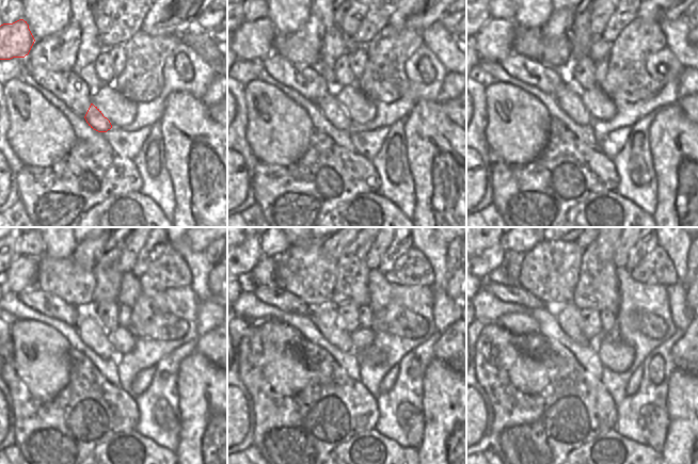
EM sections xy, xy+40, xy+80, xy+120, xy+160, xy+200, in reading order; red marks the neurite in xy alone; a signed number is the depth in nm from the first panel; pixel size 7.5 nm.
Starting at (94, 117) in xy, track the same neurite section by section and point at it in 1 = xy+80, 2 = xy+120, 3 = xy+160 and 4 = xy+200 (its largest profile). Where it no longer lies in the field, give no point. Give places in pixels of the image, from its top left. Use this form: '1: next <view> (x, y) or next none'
1: next xy+80 (569, 99)
2: next xy+120 (92, 334)
3: next xy+160 (329, 324)
4: next xy+200 (569, 321)

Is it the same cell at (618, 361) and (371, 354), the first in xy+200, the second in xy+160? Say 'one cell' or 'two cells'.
one cell

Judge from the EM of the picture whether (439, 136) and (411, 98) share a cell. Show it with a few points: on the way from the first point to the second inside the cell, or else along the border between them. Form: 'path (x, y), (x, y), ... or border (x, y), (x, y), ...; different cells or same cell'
border (435, 99), (422, 99), (406, 116); different cells

